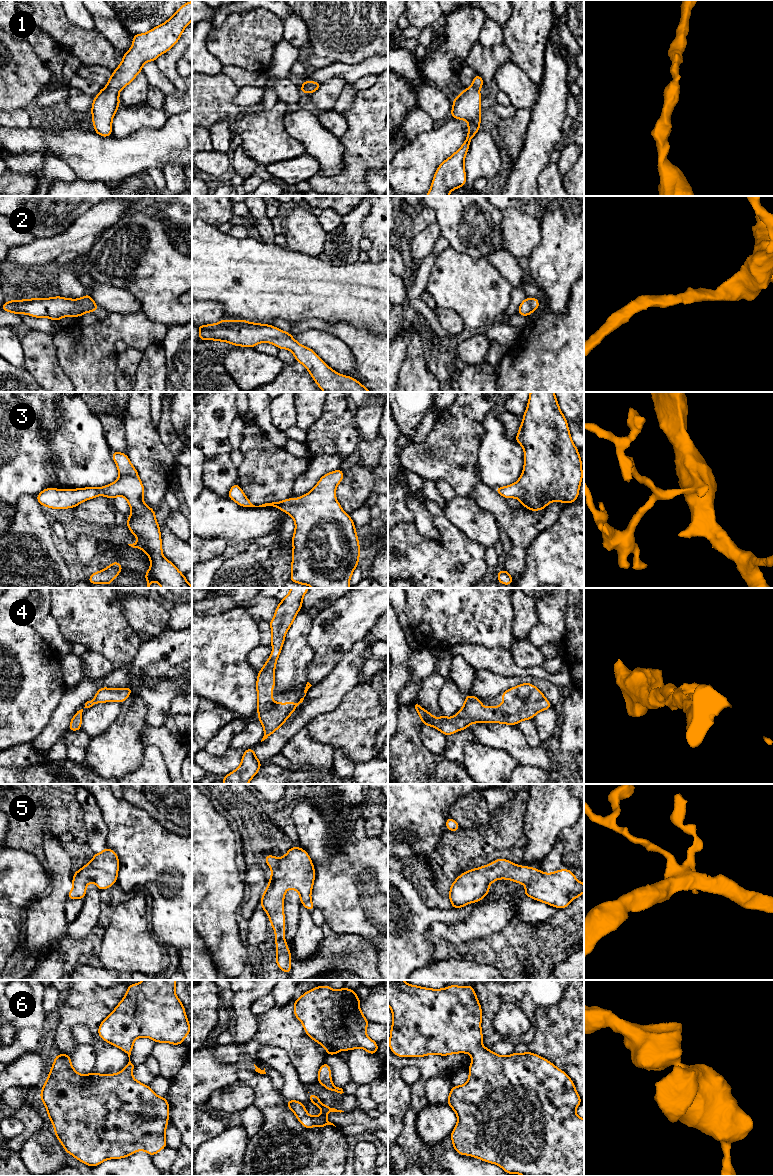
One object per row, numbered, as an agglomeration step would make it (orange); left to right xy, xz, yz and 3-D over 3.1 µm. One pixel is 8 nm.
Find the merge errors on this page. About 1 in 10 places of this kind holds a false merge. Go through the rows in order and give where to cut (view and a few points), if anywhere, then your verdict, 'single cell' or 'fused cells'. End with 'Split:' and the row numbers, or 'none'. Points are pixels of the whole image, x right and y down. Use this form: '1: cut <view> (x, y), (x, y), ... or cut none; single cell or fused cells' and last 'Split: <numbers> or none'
1: cut none; single cell
2: cut none; single cell
3: cut none; single cell
4: cut none; single cell
5: cut none; single cell
6: cut none; single cell
Split: none

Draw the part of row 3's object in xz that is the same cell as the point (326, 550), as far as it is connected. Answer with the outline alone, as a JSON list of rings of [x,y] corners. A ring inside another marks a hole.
[[[338,469],[326,473],[316,486],[300,498],[289,498],[280,502],[265,503],[255,506],[245,496],[238,483],[234,484],[228,498],[241,507],[279,508],[292,516],[295,521],[295,532],[292,537],[293,552],[290,581],[312,588],[350,588],[349,581],[354,569],[358,566],[360,545],[354,522],[342,510],[335,496],[337,485],[343,480],[344,472]]]

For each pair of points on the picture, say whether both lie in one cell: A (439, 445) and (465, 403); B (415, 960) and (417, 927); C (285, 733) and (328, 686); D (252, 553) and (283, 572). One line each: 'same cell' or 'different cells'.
A: same cell
B: same cell
C: same cell
D: same cell

